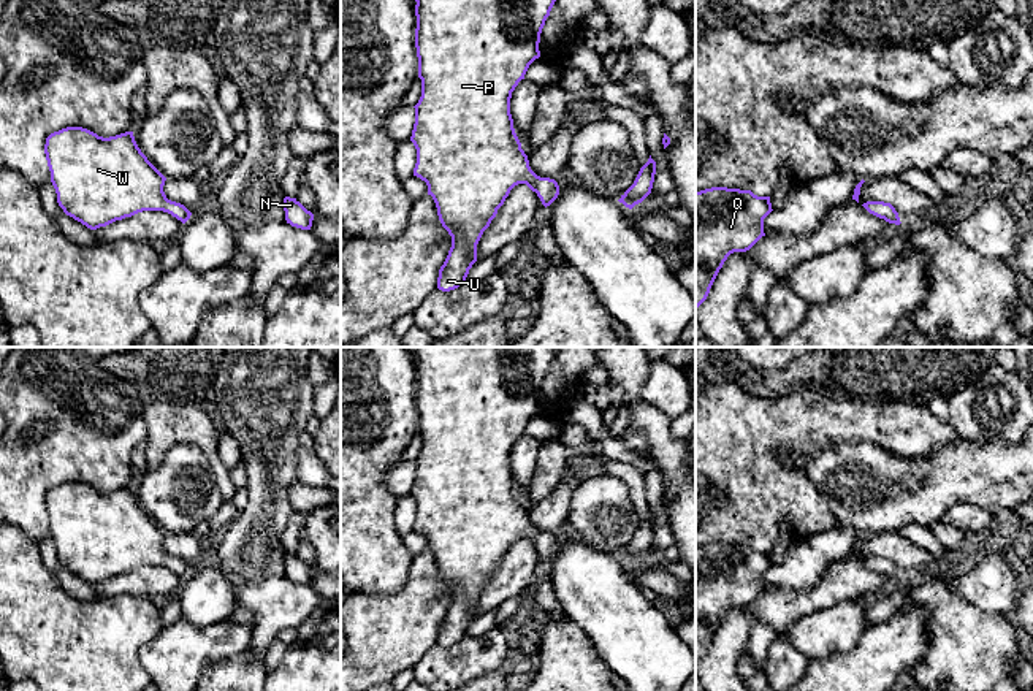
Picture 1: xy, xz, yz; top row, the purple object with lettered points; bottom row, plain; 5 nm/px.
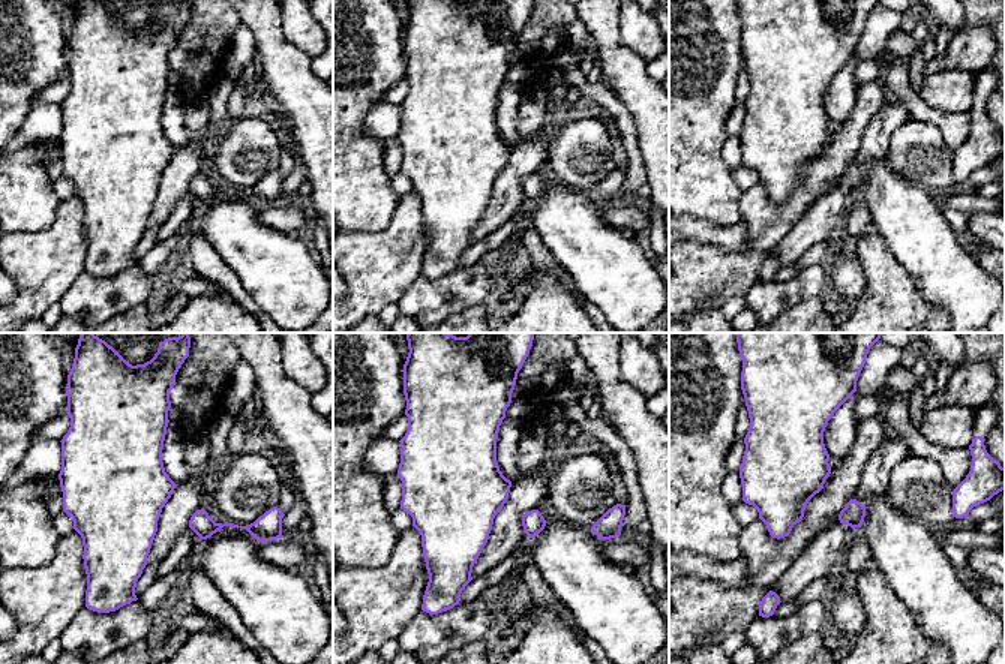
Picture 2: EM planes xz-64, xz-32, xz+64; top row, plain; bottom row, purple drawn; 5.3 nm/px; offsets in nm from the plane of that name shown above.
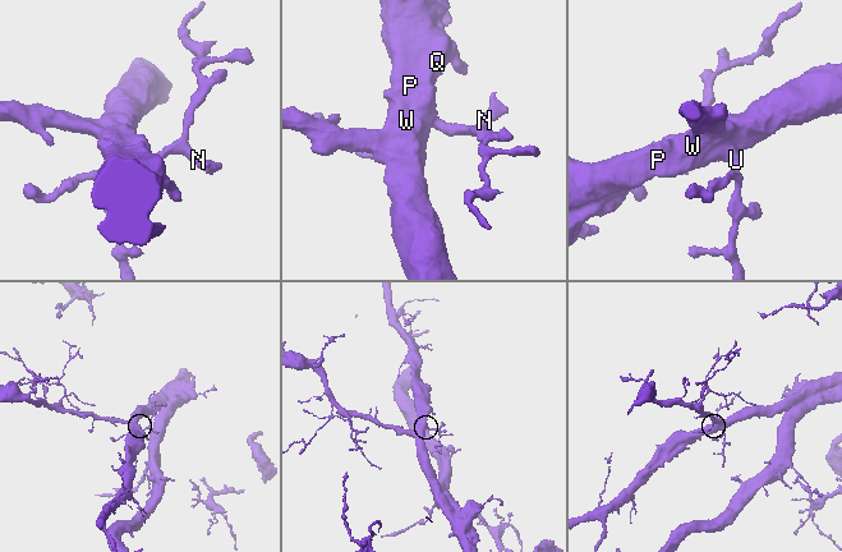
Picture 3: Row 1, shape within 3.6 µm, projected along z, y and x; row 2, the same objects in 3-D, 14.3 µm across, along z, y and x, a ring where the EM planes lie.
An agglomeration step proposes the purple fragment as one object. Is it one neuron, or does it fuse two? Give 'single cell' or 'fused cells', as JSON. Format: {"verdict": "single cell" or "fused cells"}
{"verdict": "single cell"}

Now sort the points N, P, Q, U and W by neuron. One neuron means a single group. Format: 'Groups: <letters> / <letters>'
Groups: N P Q U W

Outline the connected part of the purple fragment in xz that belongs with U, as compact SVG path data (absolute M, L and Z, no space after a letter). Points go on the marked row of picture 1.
M415 0L415 48L421 97L415 108L410 141L417 149L414 176L428 185L442 227L452 236L452 247L439 269L437 288L450 292L466 282L477 262L477 244L496 217L510 190L526 184L542 204L550 206L559 195L555 179L537 176L513 128L510 114L512 92L529 65L540 57L539 43L547 17L556 0Z

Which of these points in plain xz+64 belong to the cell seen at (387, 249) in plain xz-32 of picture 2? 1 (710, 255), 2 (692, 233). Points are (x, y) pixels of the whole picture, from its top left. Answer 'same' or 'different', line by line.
1: same
2: different

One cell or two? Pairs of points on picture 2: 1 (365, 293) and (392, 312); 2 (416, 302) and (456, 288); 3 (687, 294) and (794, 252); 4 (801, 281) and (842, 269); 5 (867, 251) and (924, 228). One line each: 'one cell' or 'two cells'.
1: two cells
2: one cell
3: two cells
4: two cells
5: two cells

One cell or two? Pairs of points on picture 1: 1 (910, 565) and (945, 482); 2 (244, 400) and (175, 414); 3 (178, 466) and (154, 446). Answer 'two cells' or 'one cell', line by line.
1: two cells
2: two cells
3: two cells

